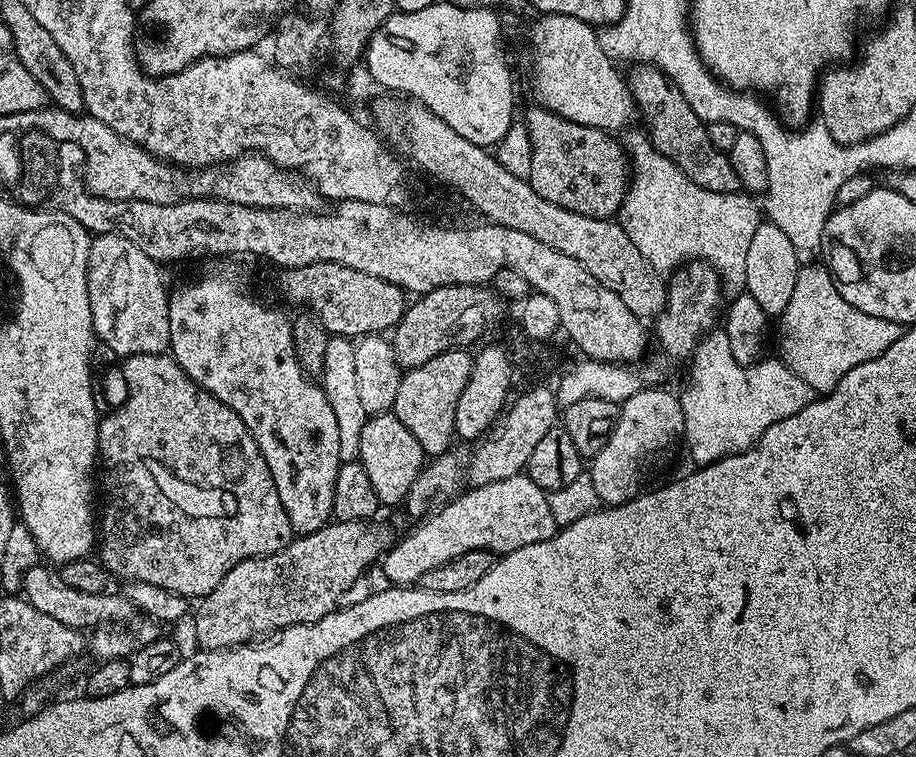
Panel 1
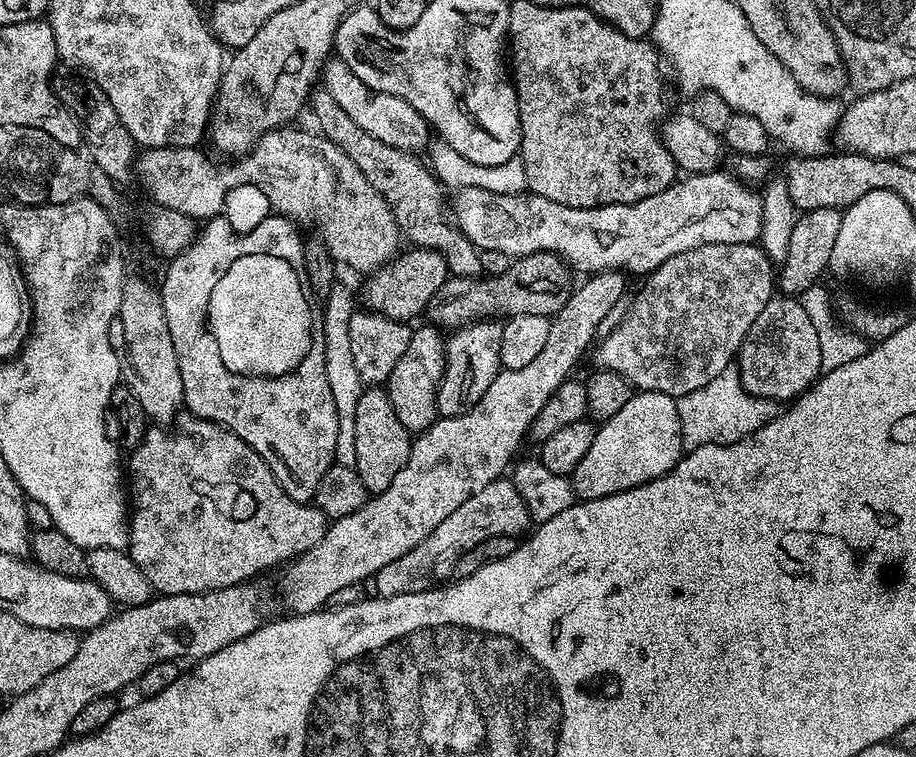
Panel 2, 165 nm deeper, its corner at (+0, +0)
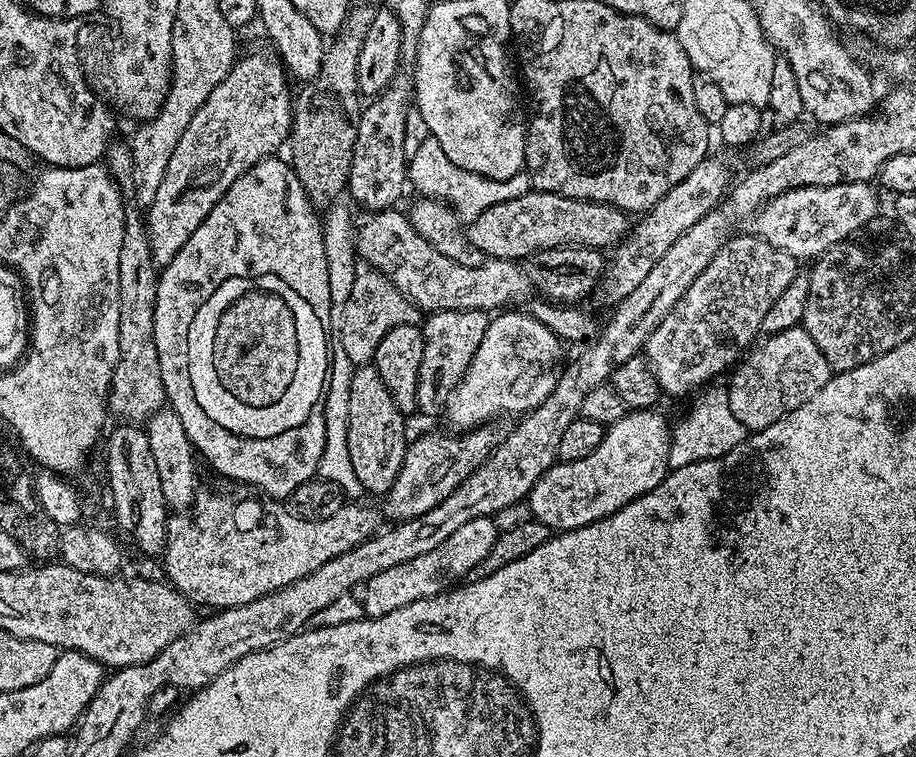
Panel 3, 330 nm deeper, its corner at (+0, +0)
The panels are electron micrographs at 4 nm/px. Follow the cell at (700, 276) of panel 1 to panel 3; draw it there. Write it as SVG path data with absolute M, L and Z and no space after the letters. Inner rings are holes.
M733 235L722 245L644 344L643 355L658 378L661 393L695 393L719 372L727 373L757 339L766 310L782 298L786 286L798 275L796 257L770 246L761 236L747 235Z

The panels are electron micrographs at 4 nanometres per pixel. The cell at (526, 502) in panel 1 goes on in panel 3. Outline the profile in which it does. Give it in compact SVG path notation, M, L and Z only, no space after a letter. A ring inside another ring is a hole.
M493 517L474 518L474 522L466 522L466 526L454 530L454 534L450 534L450 538L442 542L442 546L421 554L419 558L410 558L410 562L390 566L390 570L382 570L382 574L374 574L374 578L370 578L362 588L363 615L371 618L390 614L390 610L410 606L410 602L449 591L457 582L463 581L474 570L474 566L478 566L478 562L486 558L486 554L490 554L490 546L494 546L497 535L498 529Z

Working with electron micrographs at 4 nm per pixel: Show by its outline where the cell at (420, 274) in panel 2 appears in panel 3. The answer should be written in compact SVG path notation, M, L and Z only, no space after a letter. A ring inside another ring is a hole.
M530 191L518 198L510 198L506 202L498 202L498 206L490 206L478 214L466 229L468 241L486 258L494 260L515 260L523 262L535 252L550 250L551 248L574 248L583 246L586 248L598 248L601 250L615 249L616 245L628 235L630 231L629 213L623 212L602 202L590 202L578 198L566 198L562 194L550 194L549 192Z

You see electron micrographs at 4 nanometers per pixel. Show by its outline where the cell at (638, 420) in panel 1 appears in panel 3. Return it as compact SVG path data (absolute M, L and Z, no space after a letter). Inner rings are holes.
M641 408L639 410L628 410L618 422L607 425L604 429L602 442L586 458L578 458L578 462L566 462L560 460L552 465L538 482L530 490L526 498L528 511L531 519L542 522L549 530L557 533L569 532L582 526L590 526L590 522L598 522L634 502L634 498L642 498L658 482L662 482L670 471L668 459L670 458L670 442L672 441L672 428L670 420L660 413L660 410Z

